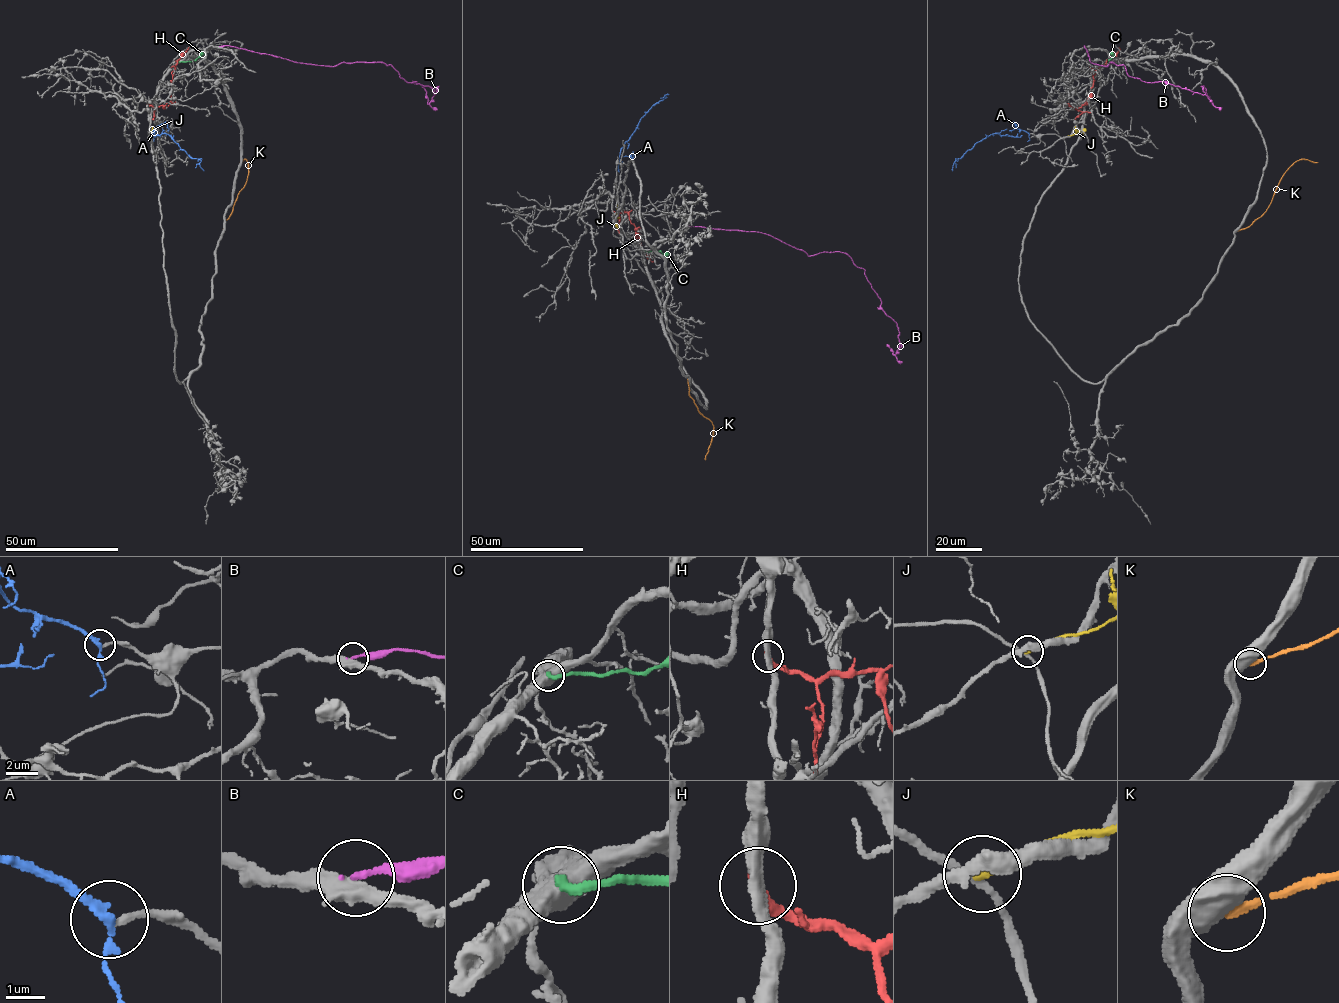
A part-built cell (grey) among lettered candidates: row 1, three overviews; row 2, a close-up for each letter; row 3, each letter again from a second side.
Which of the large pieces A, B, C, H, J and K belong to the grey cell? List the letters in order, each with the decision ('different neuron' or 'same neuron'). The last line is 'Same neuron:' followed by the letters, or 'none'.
A: different neuron
B: different neuron
C: different neuron
H: different neuron
J: different neuron
K: different neuron
Same neuron: none

